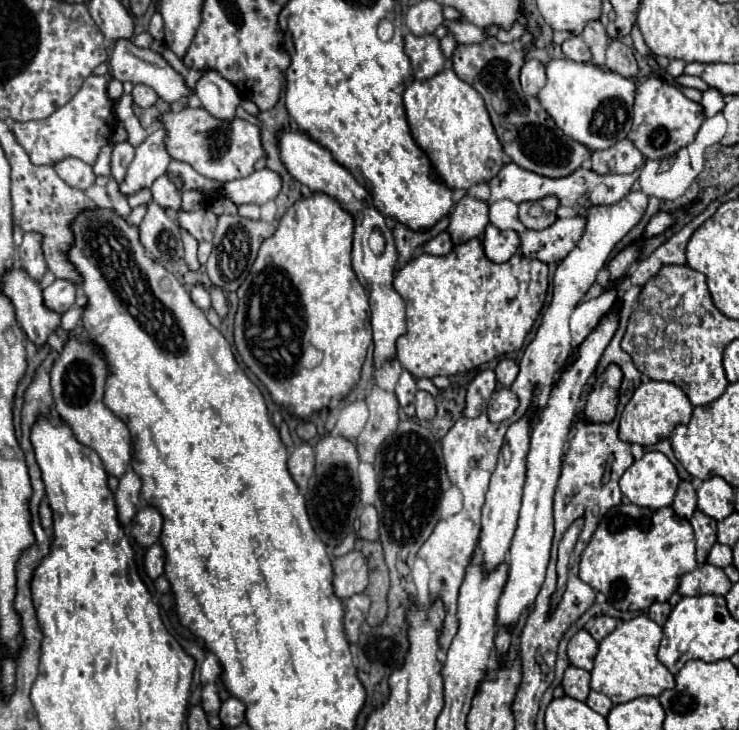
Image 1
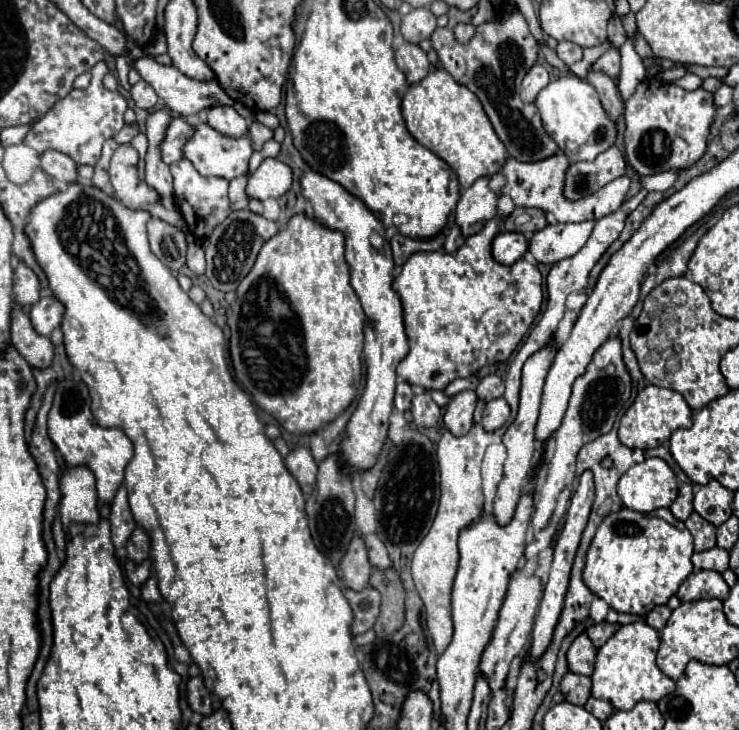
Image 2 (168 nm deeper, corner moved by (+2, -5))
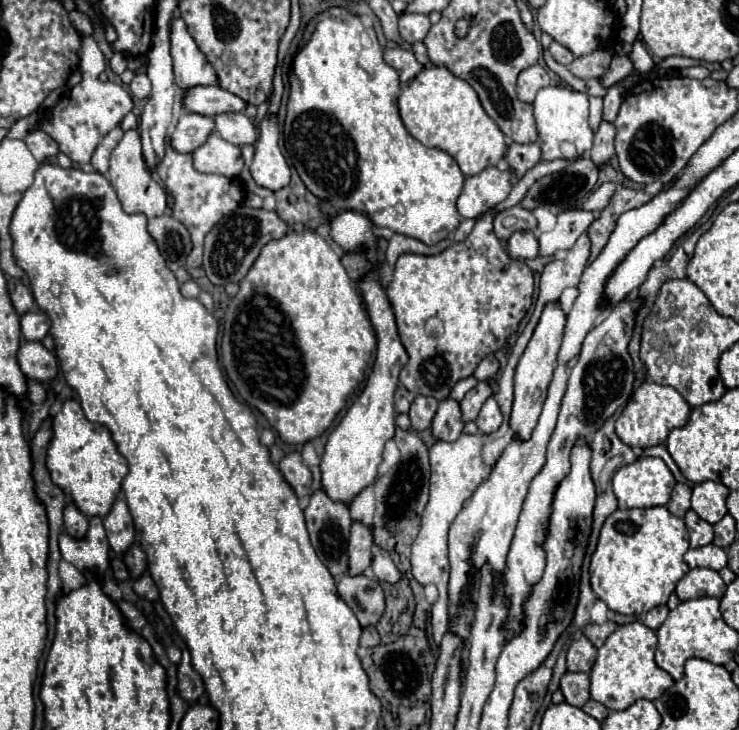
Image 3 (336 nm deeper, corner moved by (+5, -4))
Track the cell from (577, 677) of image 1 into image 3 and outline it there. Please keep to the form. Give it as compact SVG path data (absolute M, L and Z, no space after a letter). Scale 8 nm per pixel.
M566 672L560 680L560 690L568 704L582 708L590 700L590 676Z

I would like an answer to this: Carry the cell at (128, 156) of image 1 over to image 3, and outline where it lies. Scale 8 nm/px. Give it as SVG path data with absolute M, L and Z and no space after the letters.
M128 130L124 134L124 138L118 142L118 146L112 150L112 156L110 156L110 184L116 190L124 212L128 212L128 214L142 212L148 218L162 216L166 212L166 194L144 166L138 130Z

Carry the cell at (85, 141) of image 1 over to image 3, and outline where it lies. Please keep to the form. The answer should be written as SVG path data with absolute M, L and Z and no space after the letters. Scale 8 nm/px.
M86 36L80 48L80 68L78 68L82 74L82 80L70 90L70 94L64 94L60 98L56 108L40 124L40 130L46 132L60 146L60 152L64 152L70 160L82 164L84 168L90 166L90 158L98 142L110 130L114 130L134 106L132 96L122 86L112 82L100 82L98 76L104 72L104 68L106 68L106 62L100 48L96 46L94 38Z

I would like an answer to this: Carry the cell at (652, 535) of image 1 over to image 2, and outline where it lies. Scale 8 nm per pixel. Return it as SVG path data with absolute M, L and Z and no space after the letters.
M621 507L617 513L609 513L609 515L603 519L603 523L599 525L599 529L597 529L597 533L595 533L595 537L593 537L593 543L591 543L589 551L587 551L587 565L585 565L585 571L583 571L583 581L585 581L585 585L587 585L597 597L605 599L611 609L615 609L615 611L619 611L619 613L635 613L635 615L645 617L653 607L665 605L665 603L669 601L669 597L677 593L679 585L691 575L691 571L693 571L691 553L693 553L693 537L691 537L691 533L687 531L687 527L685 527L679 519L675 519L675 517L671 515L669 509L657 509L657 511L651 511L651 513L639 513L639 511Z

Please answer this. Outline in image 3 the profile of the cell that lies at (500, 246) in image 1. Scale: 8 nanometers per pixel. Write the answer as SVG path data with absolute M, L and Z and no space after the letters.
M514 232L506 244L510 258L536 258L538 256L538 240L530 232Z

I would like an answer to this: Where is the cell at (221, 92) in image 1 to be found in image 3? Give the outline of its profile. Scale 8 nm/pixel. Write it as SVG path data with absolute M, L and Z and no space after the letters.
M228 112L228 114L218 114L214 118L216 122L216 130L218 134L236 144L236 146L244 146L244 144L254 144L258 138L258 132L254 128L254 124L250 122L250 118L242 112Z

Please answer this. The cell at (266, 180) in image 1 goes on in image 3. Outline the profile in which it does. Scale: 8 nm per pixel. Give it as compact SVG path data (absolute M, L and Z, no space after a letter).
M266 116L260 126L260 136L256 142L256 154L250 164L250 174L254 182L272 192L290 184L290 168L278 148L278 120L276 116Z

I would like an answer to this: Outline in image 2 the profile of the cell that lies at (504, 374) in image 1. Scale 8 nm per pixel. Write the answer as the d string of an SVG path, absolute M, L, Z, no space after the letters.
M487 375L481 379L481 383L477 385L475 393L477 393L477 399L481 401L491 401L491 399L497 399L501 397L505 391L505 385L503 385L503 379L497 377L497 375Z

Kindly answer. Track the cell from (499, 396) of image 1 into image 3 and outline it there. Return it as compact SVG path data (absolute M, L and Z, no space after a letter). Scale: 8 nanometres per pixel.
M490 396L484 402L484 406L482 406L482 410L480 410L478 418L476 418L476 426L478 426L478 430L482 434L492 434L492 432L496 432L500 428L500 424L502 424L502 412L500 412L498 402L494 400L494 396Z

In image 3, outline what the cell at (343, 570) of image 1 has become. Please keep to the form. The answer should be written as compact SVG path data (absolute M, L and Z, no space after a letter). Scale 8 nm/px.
M360 522L352 524L348 540L348 574L360 576L372 562L372 532Z

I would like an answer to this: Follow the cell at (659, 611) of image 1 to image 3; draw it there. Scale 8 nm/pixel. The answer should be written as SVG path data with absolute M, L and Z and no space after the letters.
M660 604L660 606L652 608L652 610L646 614L644 624L646 624L648 628L652 628L652 630L658 630L658 628L662 626L662 622L666 620L666 616L668 616L668 606L666 606L666 604Z

